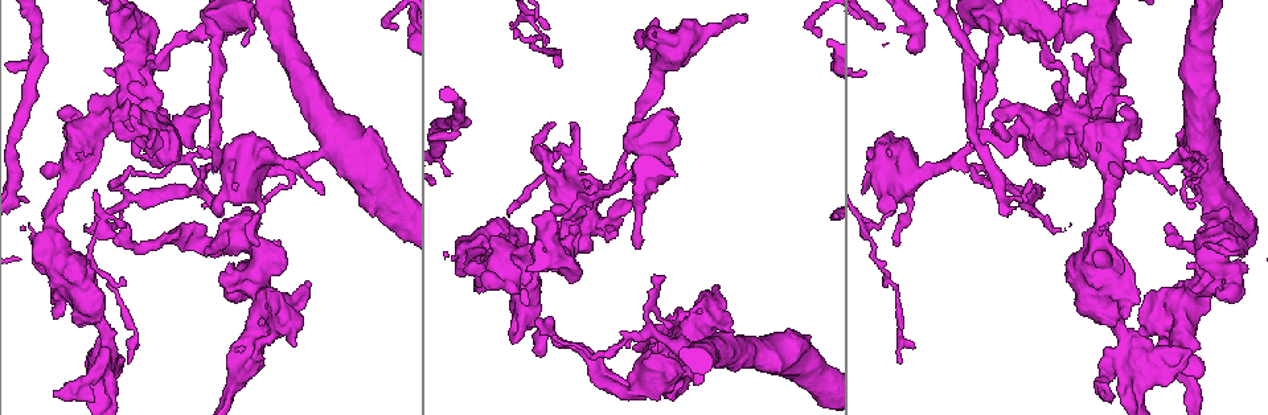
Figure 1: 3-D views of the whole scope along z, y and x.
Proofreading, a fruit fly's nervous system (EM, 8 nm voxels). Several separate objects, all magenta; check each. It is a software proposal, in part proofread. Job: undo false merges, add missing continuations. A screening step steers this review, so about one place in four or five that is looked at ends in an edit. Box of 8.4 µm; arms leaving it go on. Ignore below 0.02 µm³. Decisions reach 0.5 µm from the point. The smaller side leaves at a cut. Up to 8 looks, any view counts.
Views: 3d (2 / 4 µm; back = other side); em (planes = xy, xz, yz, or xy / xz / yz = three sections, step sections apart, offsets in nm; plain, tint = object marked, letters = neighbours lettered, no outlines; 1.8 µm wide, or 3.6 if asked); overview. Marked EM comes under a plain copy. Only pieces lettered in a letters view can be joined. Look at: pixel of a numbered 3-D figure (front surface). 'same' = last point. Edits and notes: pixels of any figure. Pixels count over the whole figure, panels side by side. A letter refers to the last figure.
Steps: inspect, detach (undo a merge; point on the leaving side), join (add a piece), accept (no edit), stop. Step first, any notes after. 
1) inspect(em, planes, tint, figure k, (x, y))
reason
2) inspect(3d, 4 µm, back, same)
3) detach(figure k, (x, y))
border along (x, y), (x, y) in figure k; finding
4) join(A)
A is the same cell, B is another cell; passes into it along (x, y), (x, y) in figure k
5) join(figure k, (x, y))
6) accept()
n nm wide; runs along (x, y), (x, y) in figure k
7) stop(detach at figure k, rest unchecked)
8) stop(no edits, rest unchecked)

inspect(em, planes, letters, figure 1, (1023, 24))
calibre changes

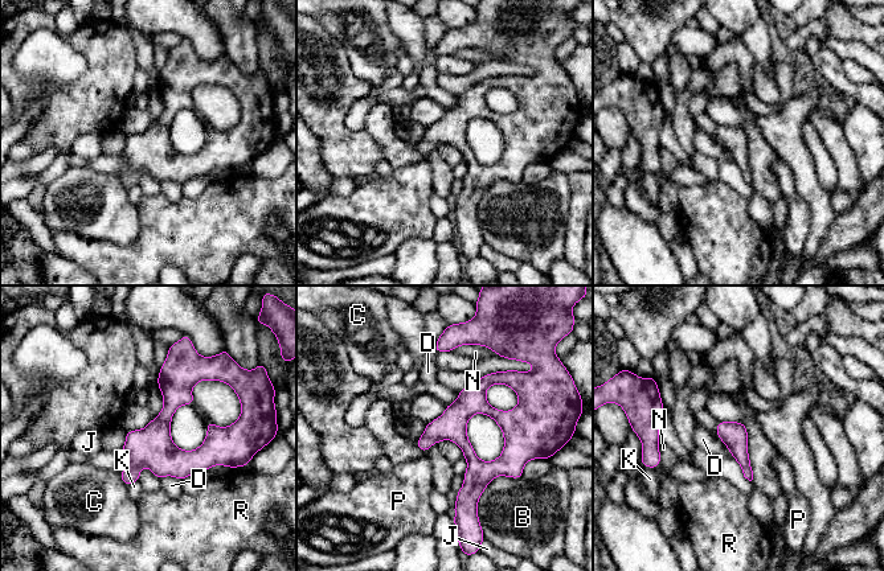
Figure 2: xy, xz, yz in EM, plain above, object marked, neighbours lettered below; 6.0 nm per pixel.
accept()
B, C, D, J, K, N, P and R are other cells; border along (181, 479), (164, 476), (160, 480) in figure 2; all the same neuron

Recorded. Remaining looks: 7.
inspect(em, planes, tint, figure 1, (1086, 111))
sudden change in width

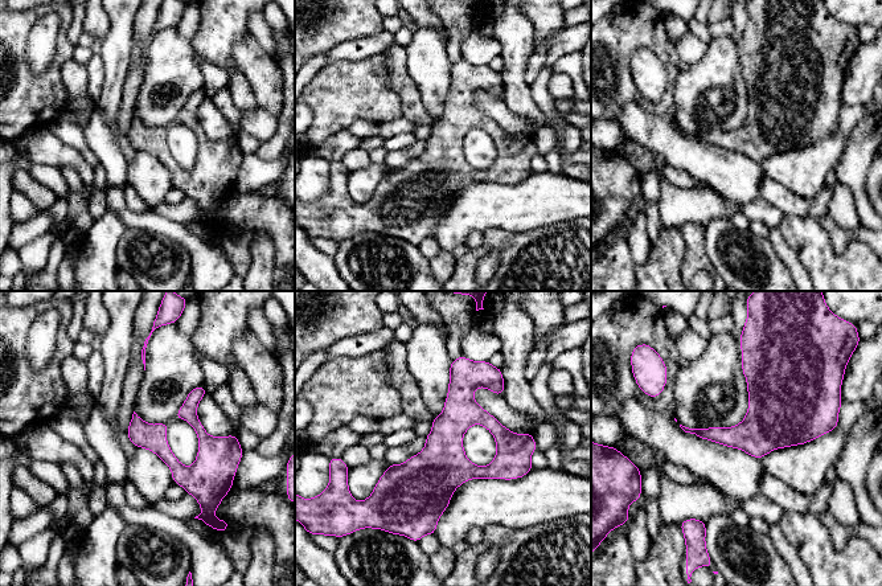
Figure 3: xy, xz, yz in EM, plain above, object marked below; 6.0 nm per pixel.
inspect(em, planes, letters, same)

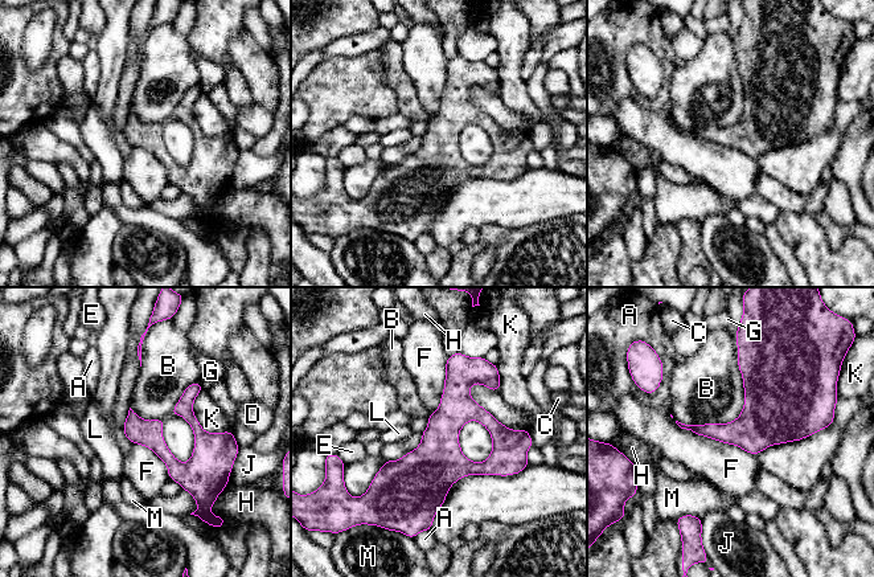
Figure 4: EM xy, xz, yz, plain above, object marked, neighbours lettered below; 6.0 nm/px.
accept()
A, B, C, D, E, F, G, H, J, K, L and M are other cells; border along (675, 421), (755, 455) in figure 4; all the same neuron

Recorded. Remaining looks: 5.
inspect(em, planes, letters, figure 1, (1180, 341))
thick turns thin

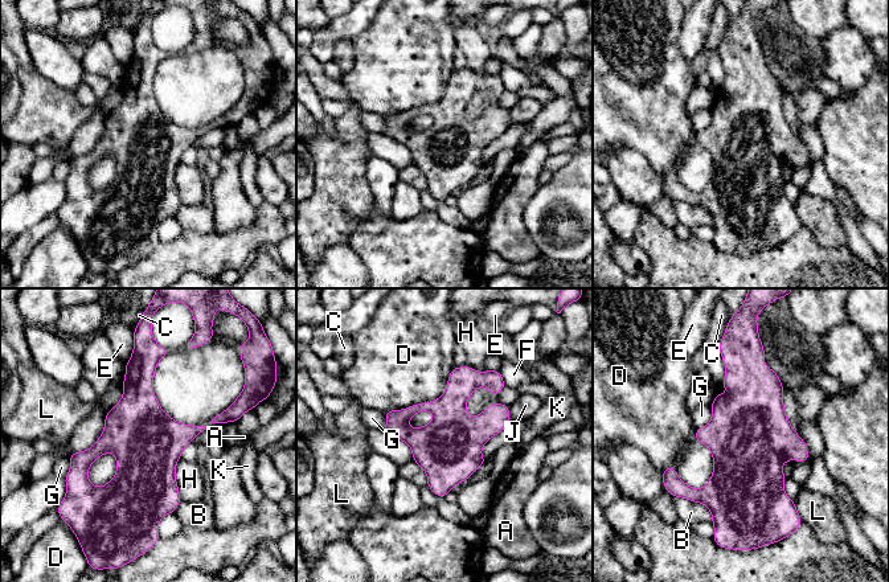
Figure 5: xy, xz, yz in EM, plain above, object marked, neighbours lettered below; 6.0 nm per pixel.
accept()
400 nm wide; A, B, C, D, E, F, G, H, J, K and L are other cells; border along (180, 457), (176, 484), (181, 500) in figure 5; one neuron here

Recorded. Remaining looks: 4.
inspect(em, xy, step 16, tint, figure 1, (903, 167))
three arms meet

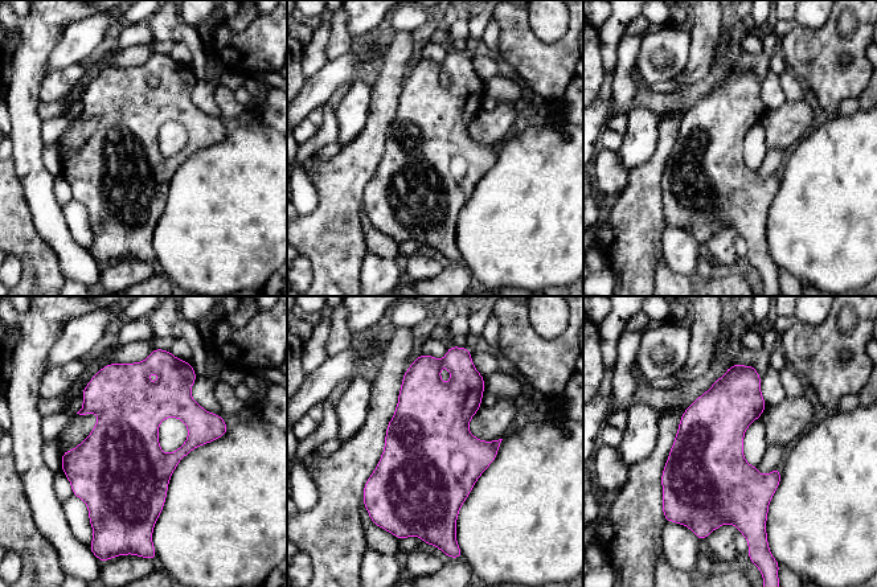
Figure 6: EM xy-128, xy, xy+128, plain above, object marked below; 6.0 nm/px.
inspect(em, xy, step 16, letters, same)

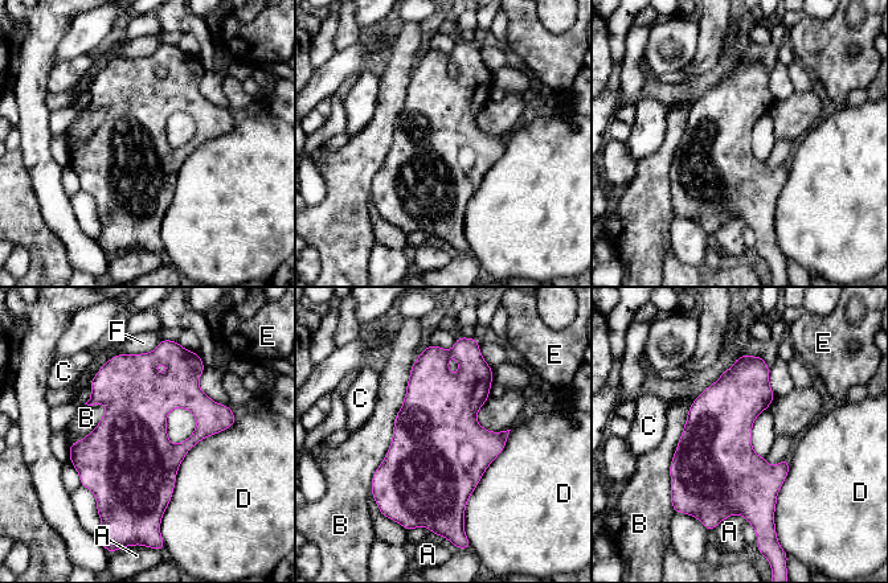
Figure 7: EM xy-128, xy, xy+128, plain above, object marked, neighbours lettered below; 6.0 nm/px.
accept()
B touches over 850 nm; A, B, C, D, E and F are other cells; continuous, no second neuron

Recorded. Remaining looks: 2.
stop(no edits, rest unchecked)

